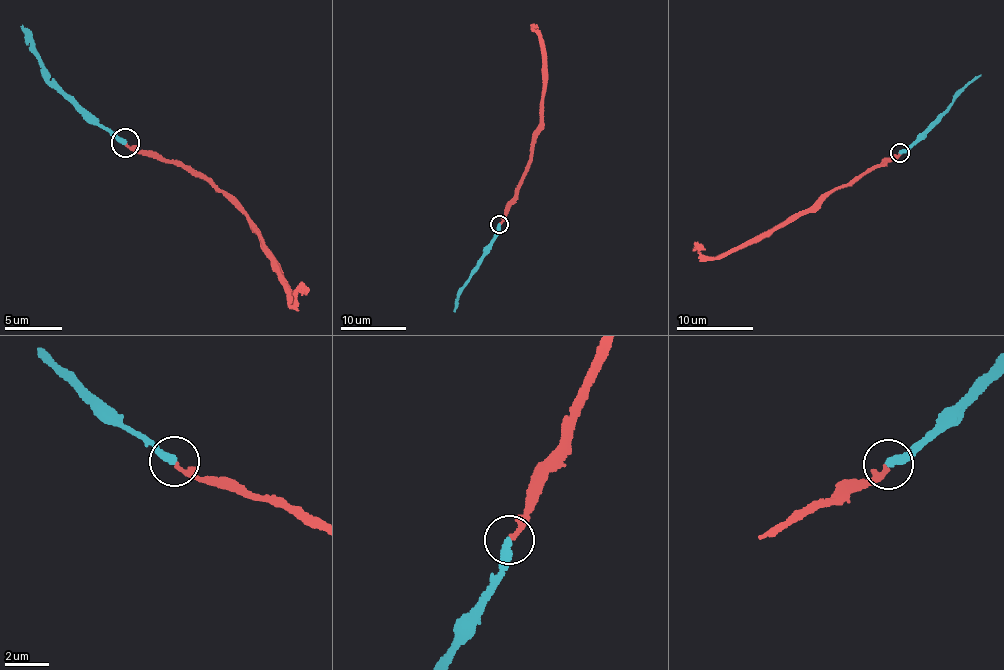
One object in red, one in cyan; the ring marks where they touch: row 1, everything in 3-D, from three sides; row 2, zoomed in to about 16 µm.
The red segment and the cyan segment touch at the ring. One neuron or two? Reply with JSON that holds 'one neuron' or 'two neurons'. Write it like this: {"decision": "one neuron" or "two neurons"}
{"decision": "one neuron"}

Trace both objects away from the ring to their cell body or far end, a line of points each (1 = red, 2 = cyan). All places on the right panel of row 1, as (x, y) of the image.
1: (898, 153), (827, 192), (809, 208), (716, 256), (706, 258), (697, 249), (705, 249)
2: (900, 153), (924, 138), (966, 85), (981, 74)

